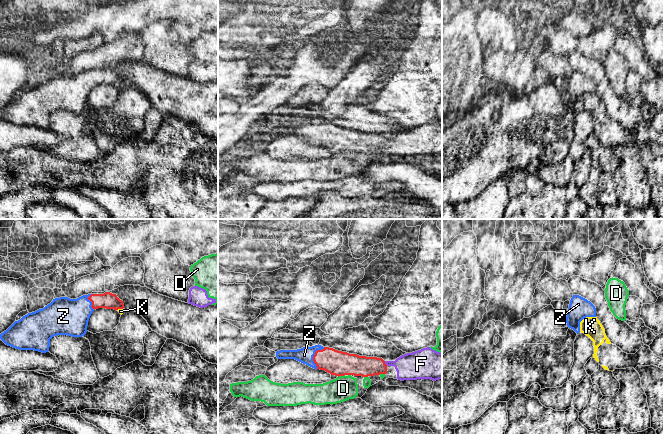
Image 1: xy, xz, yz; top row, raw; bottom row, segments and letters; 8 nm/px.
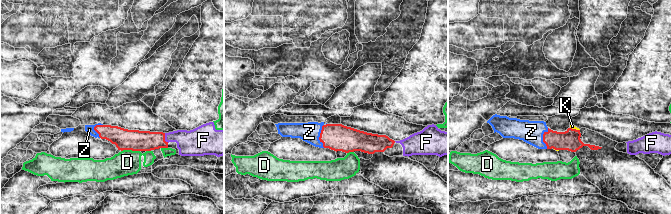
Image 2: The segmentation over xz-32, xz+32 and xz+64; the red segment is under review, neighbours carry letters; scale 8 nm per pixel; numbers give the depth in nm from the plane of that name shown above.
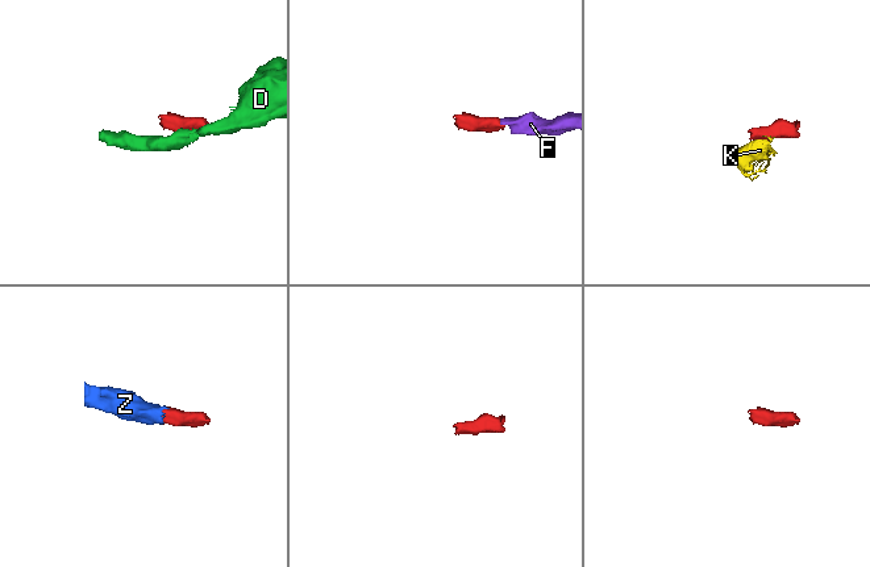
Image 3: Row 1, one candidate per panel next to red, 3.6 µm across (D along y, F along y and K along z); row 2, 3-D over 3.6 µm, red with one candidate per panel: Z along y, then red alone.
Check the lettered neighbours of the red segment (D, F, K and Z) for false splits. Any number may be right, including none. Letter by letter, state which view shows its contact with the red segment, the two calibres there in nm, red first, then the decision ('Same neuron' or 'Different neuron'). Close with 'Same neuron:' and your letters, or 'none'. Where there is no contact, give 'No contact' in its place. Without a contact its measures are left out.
D: Touches red in xz. Thickness 200 nm (red) against 200 nm. Different neuron
F: Touches red in xz. Thickness 170 nm (red) against 220 nm. Same neuron
K: Touches red in xy. Thickness 130 nm (red) against 40 nm. Different neuron
Z: Touches red in xz. Thickness 200 nm (red) against 130 nm. Same neuron
Same neuron: F, Z

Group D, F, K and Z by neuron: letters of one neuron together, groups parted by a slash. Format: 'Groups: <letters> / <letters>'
Groups: D / F Z / K

